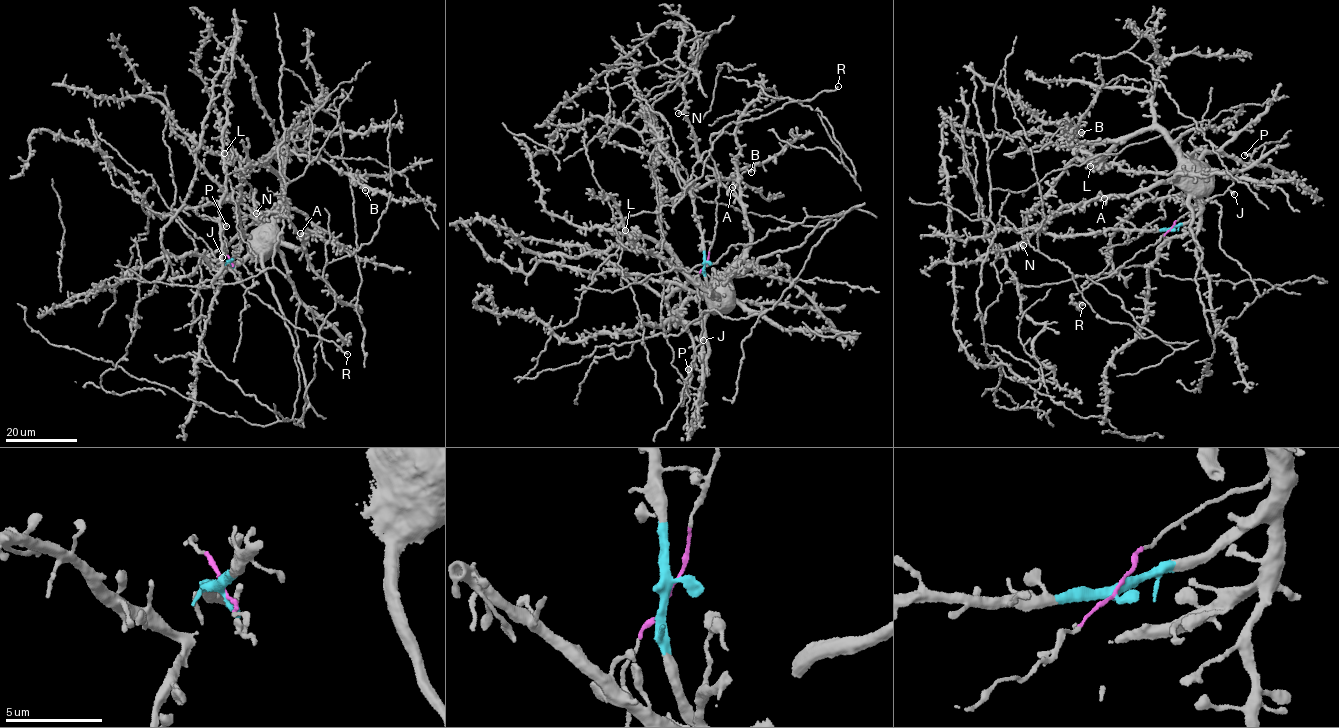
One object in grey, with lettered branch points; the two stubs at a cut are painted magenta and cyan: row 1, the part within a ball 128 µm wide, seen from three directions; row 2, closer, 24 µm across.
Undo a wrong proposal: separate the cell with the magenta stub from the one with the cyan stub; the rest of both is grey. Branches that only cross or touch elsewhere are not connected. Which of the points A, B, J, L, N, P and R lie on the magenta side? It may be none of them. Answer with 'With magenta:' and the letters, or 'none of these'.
With magenta: J, P, R

